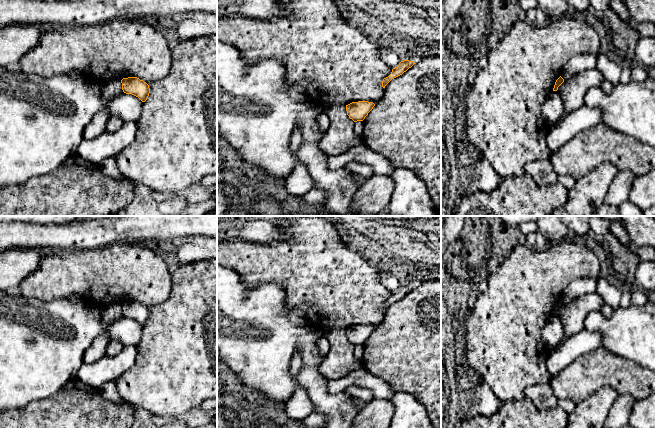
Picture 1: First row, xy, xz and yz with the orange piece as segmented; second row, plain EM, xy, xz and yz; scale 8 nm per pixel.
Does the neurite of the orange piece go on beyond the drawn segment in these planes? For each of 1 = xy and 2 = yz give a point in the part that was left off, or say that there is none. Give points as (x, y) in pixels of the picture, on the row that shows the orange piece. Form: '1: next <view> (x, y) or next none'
1: next none
2: next none

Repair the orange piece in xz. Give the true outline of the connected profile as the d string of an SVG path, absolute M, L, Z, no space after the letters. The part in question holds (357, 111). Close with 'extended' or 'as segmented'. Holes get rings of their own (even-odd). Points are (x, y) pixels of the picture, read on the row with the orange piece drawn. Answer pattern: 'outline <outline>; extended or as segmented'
outline M368 101L352 102L346 105L347 115L354 122L363 121L375 104Z; as segmented

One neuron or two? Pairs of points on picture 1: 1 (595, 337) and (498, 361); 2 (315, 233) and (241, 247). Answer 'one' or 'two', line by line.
1: two
2: one

